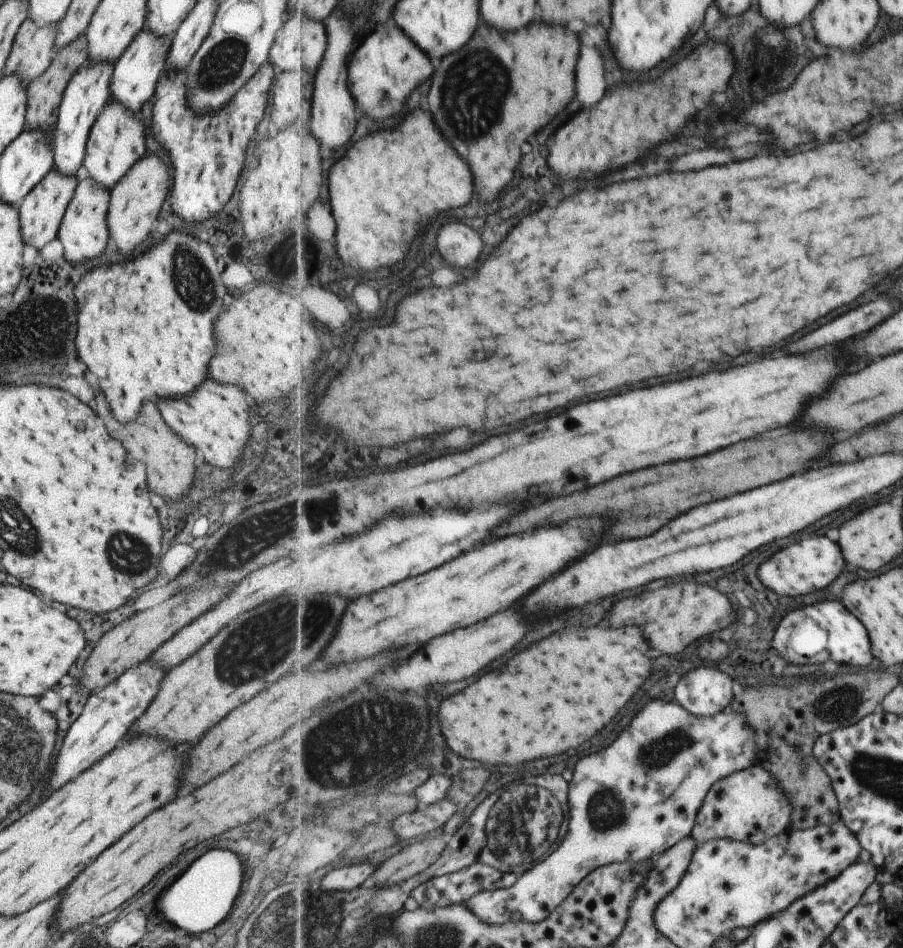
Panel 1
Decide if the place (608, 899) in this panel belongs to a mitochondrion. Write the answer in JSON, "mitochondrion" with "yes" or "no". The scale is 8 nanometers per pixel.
{"mitochondrion":"no"}

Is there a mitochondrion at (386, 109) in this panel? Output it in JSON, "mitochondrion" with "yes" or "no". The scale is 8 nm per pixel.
{"mitochondrion":"yes"}

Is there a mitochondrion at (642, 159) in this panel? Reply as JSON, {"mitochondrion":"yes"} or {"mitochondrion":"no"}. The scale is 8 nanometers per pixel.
{"mitochondrion":"no"}

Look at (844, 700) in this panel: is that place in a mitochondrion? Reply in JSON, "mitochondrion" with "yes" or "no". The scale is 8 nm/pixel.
{"mitochondrion":"yes"}

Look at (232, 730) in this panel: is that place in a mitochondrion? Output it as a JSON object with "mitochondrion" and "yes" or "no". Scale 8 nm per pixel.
{"mitochondrion":"no"}

